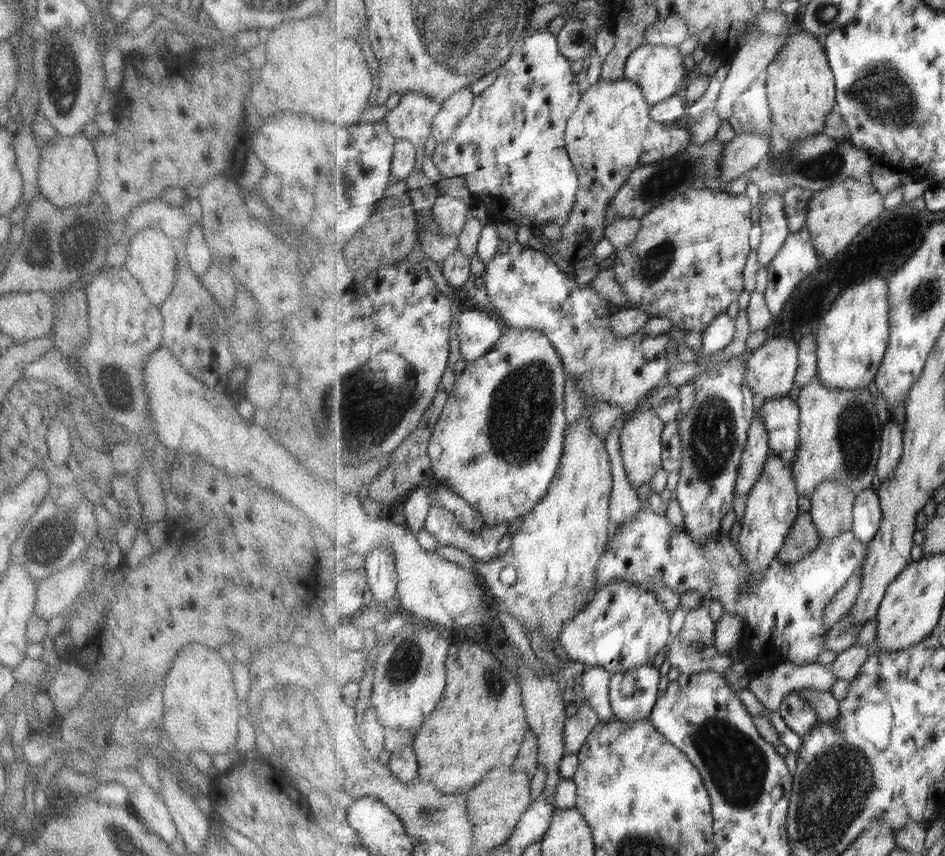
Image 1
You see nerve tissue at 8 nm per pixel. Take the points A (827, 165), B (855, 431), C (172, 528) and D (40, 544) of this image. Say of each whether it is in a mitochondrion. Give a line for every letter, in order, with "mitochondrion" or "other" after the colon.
A: mitochondrion
B: mitochondrion
C: other
D: other

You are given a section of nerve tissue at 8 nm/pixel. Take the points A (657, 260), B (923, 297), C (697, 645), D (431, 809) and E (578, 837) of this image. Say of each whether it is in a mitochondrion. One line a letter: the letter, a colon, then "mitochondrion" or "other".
A: mitochondrion
B: mitochondrion
C: mitochondrion
D: mitochondrion
E: other

